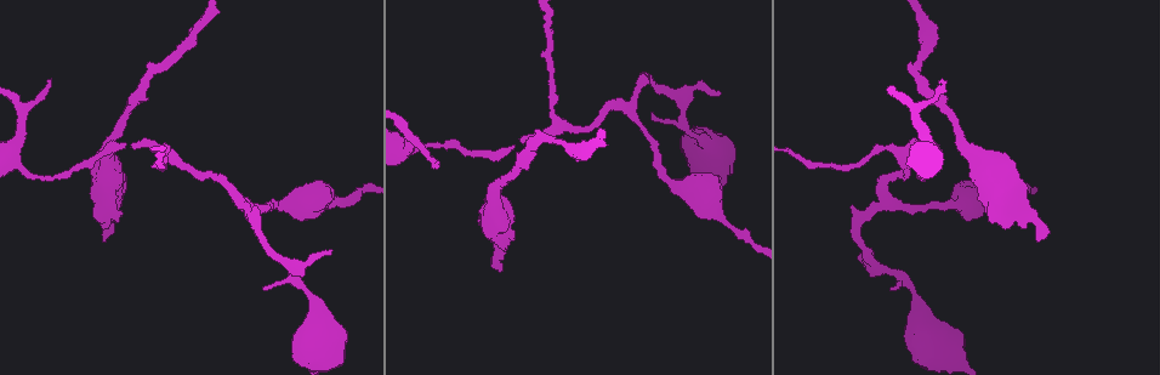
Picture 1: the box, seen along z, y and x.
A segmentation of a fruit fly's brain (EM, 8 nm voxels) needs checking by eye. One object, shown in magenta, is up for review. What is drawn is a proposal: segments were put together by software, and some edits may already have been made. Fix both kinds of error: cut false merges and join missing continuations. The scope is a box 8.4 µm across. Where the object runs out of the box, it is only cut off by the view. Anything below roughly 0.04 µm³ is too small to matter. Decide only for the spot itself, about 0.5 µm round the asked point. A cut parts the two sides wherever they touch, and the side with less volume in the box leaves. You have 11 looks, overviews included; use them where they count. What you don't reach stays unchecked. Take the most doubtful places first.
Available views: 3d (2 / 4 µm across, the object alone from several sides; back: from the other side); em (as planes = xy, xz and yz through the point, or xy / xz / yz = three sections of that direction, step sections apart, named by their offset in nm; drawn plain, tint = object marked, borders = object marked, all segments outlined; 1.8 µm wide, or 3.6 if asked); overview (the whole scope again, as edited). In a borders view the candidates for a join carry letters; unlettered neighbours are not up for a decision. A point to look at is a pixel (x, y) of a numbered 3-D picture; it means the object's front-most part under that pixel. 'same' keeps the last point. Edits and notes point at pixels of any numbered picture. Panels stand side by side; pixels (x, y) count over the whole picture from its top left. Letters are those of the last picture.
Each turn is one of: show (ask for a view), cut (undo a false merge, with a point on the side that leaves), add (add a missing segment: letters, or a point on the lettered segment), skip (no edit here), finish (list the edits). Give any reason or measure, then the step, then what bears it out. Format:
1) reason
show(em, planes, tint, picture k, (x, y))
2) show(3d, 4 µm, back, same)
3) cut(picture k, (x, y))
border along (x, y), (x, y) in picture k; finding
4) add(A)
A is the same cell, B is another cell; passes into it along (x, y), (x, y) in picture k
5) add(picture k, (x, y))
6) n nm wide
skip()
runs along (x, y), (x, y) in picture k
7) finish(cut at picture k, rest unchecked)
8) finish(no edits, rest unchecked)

thin end
show(em, planes, borders, picture 1, (943, 79))

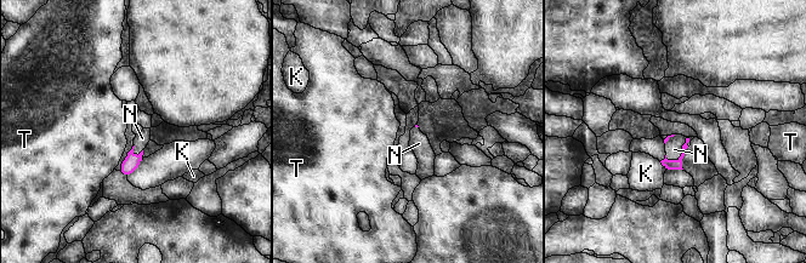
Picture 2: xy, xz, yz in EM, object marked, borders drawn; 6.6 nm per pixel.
add(N)
N is the same cell, K and T are other cells; passes into it along (668, 165), (681, 154), (674, 149) in picture 2; the cell continues

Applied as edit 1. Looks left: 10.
show(overview)

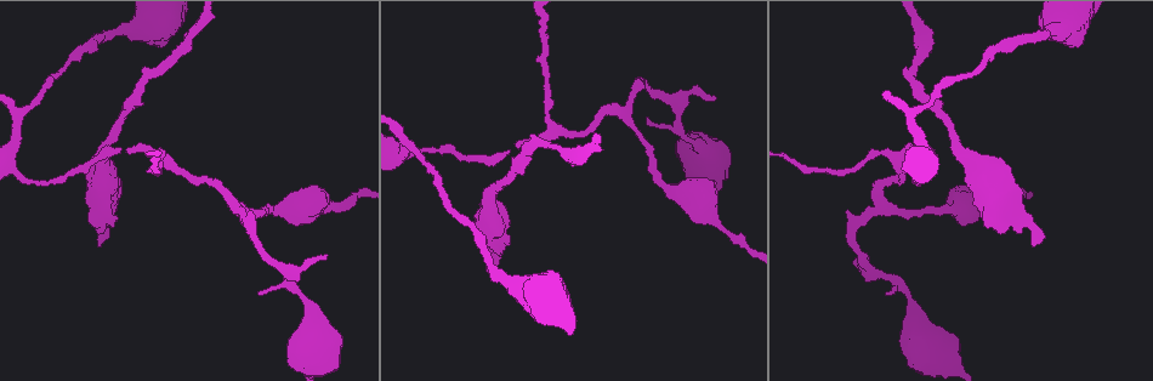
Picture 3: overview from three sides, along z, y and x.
an open end
show(em, planes, borders, picture 3, (120, 150))

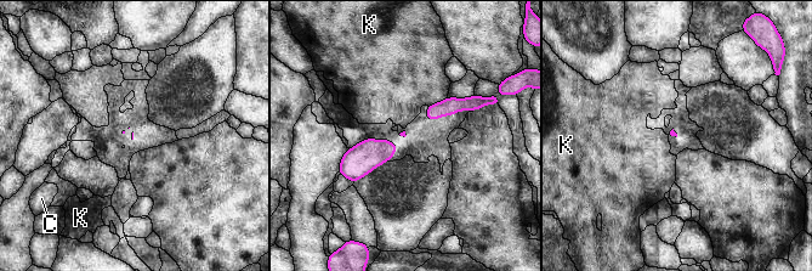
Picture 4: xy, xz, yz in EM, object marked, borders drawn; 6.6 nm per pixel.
skip()
C and K are other cells; border along (447, 96), (427, 106) in picture 4; none of them fits

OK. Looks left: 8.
show(em, 3.6 µm, xz, step 4, borders, picture 3, (257, 293))

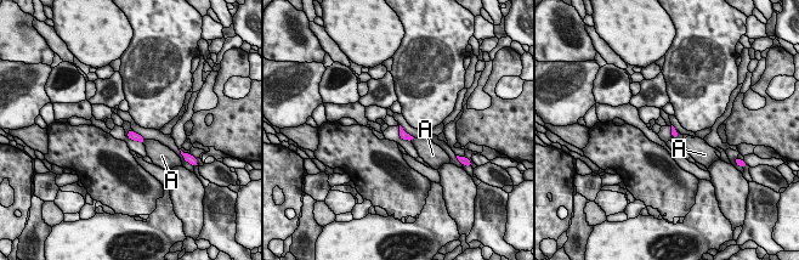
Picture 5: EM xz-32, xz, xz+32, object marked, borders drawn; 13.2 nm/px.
show(em, 3.6 µm, planes, borders, same)

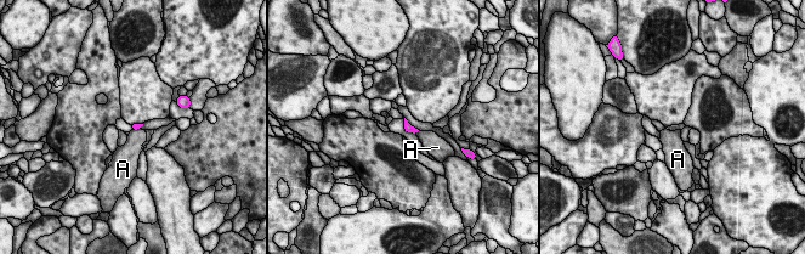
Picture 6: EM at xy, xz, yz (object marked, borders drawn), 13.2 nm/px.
skip()
A is another cell; border along (140, 128), (132, 130) in picture 6; no lettered segment goes on from it

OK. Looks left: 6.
finish(add at picture 2, rest unchecked)

